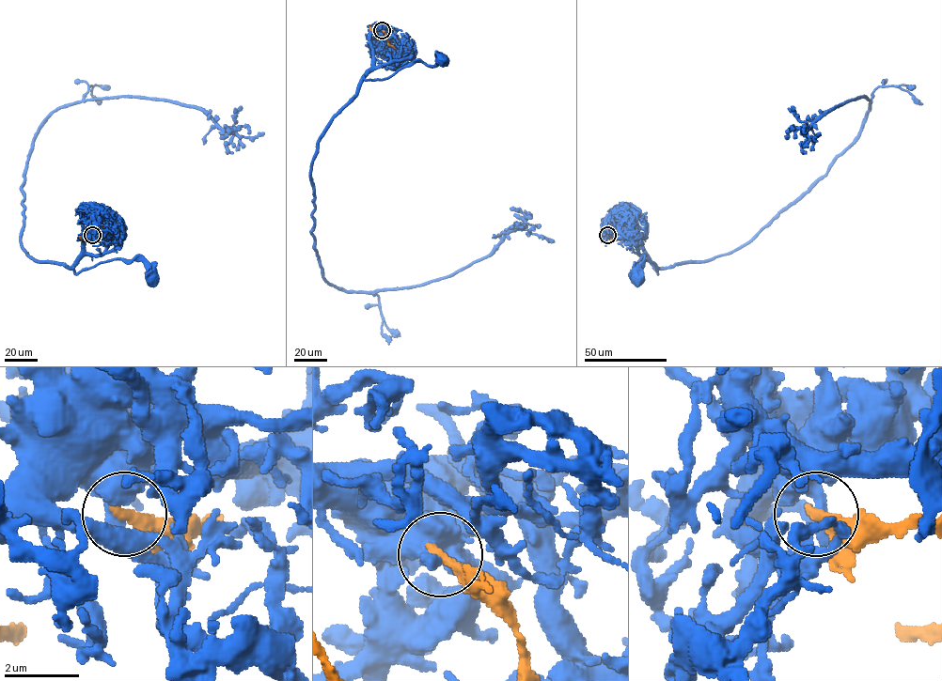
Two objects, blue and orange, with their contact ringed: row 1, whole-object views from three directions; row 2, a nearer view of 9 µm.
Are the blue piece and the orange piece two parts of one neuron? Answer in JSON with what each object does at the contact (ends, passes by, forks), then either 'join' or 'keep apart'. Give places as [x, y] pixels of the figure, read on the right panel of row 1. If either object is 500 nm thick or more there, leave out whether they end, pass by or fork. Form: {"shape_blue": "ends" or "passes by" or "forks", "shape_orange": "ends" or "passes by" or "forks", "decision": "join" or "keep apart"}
{"shape_blue": "ends", "shape_orange": "ends", "decision": "keep apart"}

